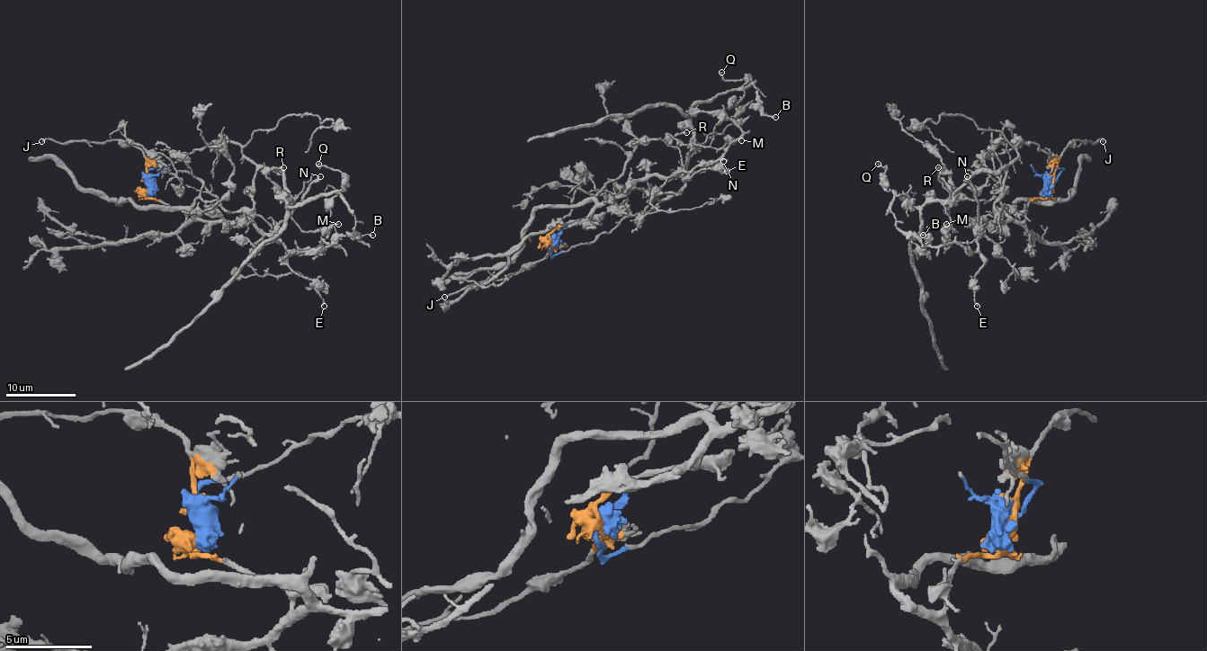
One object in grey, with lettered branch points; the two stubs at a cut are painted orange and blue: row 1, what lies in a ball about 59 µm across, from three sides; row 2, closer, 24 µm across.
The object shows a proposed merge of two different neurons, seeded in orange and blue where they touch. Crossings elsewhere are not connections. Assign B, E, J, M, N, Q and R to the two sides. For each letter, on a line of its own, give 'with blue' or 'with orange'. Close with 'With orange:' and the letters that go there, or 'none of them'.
B: with blue
E: with orange
J: with orange
M: with blue
N: with orange
Q: with blue
R: with blue
With orange: E, J, N

